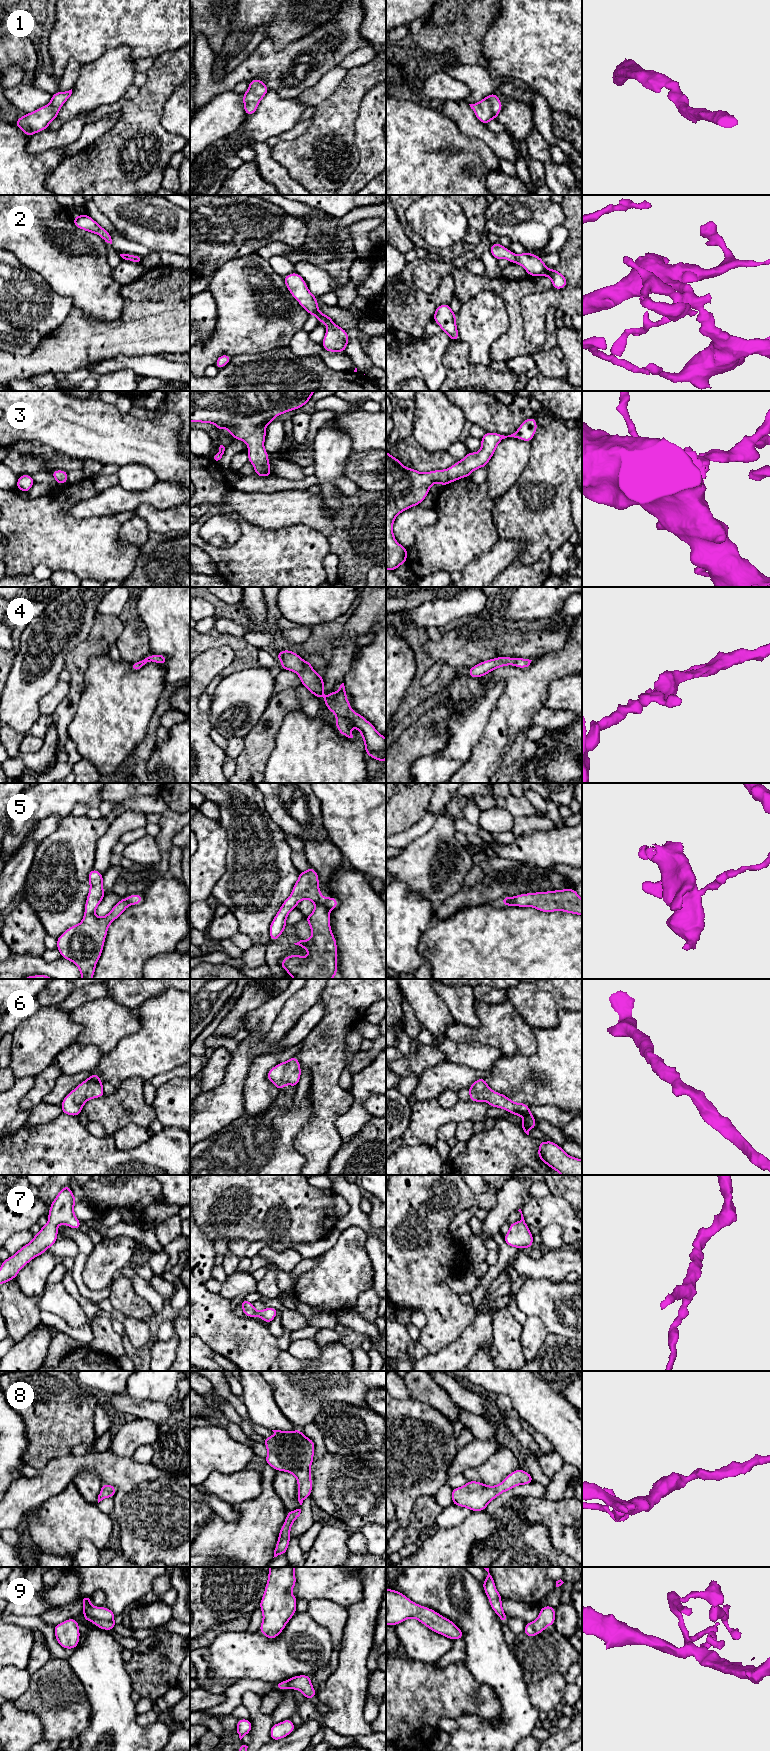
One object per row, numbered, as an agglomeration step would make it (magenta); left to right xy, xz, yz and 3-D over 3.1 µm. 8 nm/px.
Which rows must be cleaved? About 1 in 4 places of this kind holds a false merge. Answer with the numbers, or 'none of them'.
5, 9

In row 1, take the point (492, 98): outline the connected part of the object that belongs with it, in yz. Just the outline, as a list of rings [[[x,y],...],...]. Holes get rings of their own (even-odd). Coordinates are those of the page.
[[[491,93],[480,102],[469,105],[475,113],[477,119],[481,123],[488,125],[490,120],[497,119],[503,103],[499,100],[496,93]]]

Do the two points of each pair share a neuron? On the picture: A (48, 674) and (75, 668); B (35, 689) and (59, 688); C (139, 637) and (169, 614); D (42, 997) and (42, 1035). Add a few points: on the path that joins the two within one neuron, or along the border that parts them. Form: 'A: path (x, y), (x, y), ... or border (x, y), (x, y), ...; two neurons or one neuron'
A: border (75, 646), (67, 653), (64, 667); two neurons
B: border (59, 680), (41, 698), (39, 708); two neurons
C: border (136, 615), (146, 627), (151, 653); two neurons
D: border (58, 1004), (41, 1006); two neurons

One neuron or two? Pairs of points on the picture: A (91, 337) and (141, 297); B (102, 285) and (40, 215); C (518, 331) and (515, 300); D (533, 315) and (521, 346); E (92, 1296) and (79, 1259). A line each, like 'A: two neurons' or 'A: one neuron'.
A: one neuron
B: one neuron
C: one neuron
D: two neurons
E: one neuron

